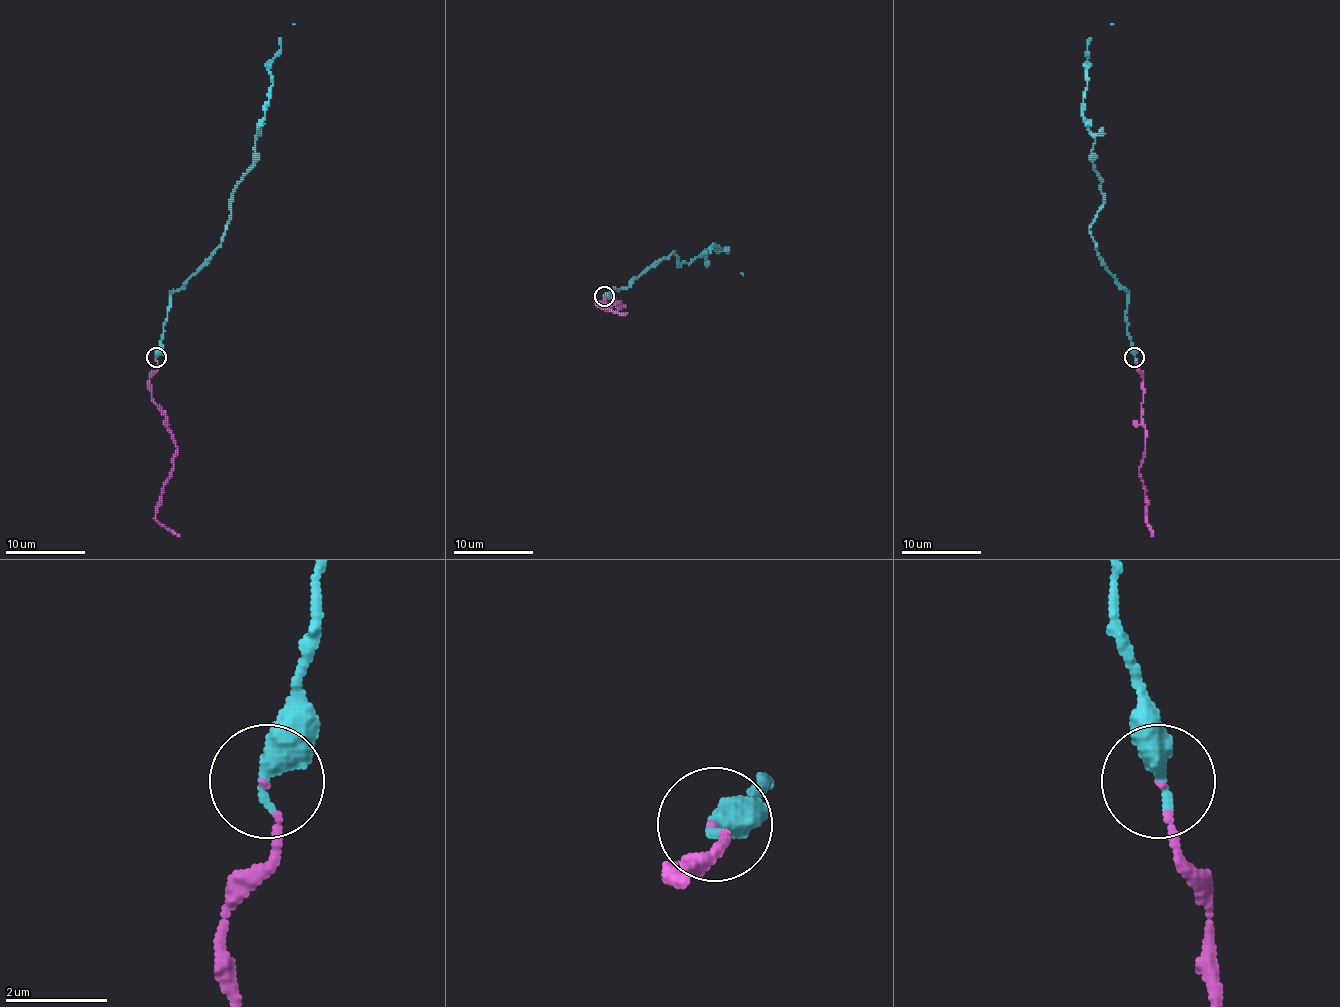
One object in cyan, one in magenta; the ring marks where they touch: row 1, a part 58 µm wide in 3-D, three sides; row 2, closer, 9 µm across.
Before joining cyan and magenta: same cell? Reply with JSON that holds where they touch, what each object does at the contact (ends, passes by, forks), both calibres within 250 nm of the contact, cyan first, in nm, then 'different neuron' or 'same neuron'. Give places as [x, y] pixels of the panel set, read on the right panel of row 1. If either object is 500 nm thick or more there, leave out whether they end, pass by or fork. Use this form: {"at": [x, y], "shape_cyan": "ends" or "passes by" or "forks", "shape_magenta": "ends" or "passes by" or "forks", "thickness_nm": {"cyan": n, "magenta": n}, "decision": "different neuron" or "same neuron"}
{"at": [1134, 357], "shape_cyan": "ends", "shape_magenta": "ends", "thickness_nm": {"cyan": 480, "magenta": 50}, "decision": "same neuron"}

